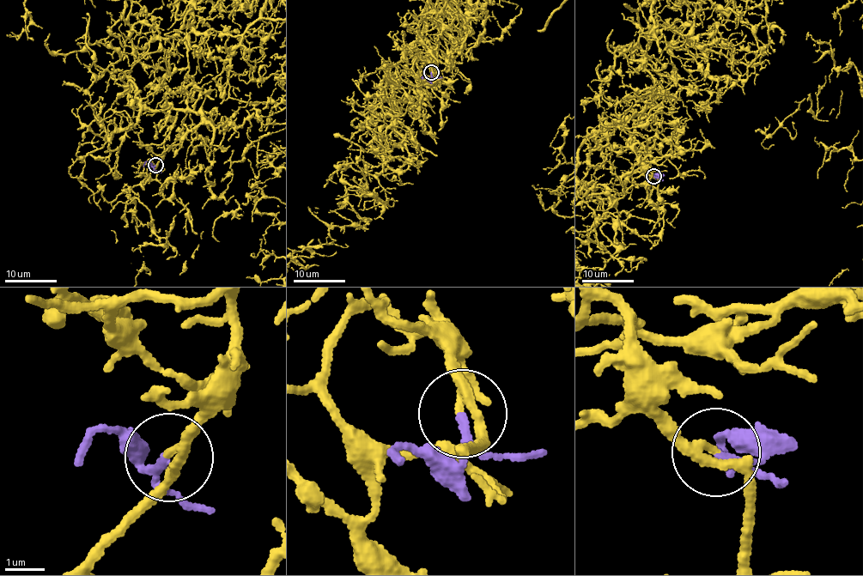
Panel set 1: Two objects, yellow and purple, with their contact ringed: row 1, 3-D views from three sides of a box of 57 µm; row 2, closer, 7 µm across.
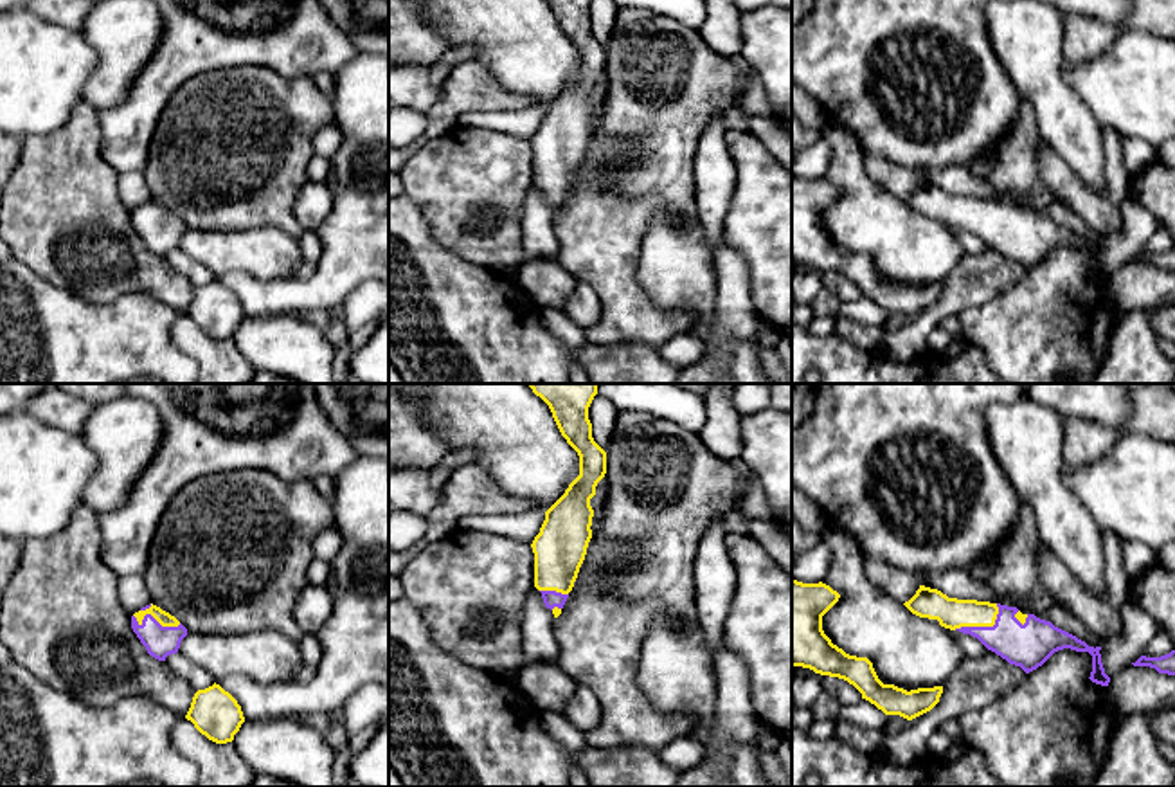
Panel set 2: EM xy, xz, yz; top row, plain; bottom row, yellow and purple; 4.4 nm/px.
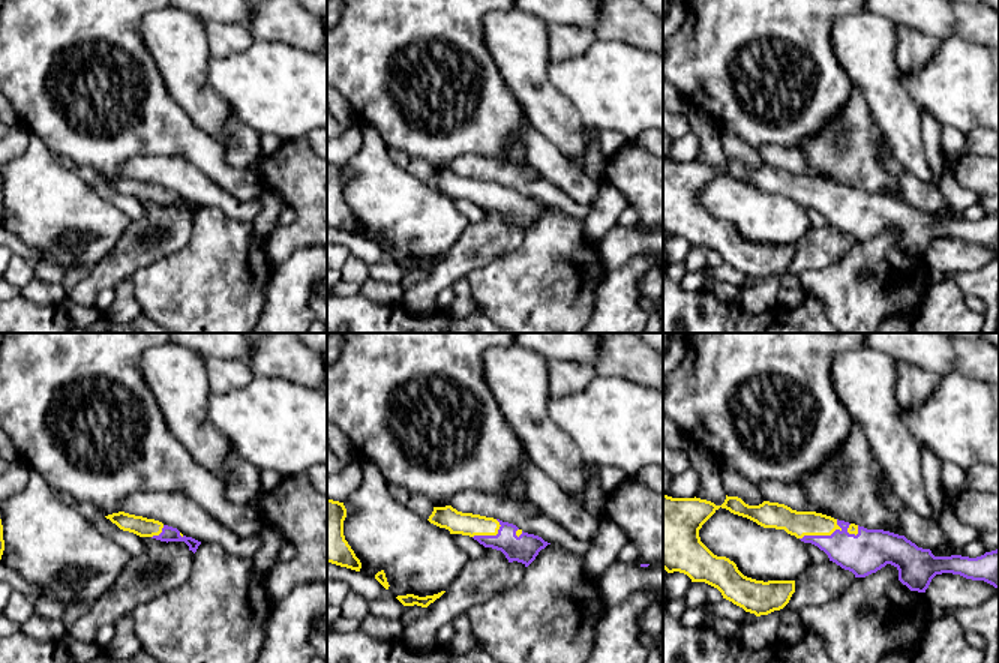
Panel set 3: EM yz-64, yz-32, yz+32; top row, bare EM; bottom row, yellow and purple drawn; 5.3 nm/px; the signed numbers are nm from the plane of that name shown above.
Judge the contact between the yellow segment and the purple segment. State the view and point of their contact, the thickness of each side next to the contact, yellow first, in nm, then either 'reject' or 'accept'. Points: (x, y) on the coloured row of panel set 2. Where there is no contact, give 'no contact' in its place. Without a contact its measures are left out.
meets yellow in xy at (157, 620); 70 nm thick on the yellow side, 140 nm on the other; accept

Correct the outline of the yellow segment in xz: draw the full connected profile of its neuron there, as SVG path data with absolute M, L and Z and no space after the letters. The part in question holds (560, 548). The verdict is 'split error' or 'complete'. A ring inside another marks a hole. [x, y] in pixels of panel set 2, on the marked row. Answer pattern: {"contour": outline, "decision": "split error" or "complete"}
{"contour": "M529 384L551 409L552 418L579 456L579 475L545 511L545 520L531 547L534 553L534 587L554 618L574 587L592 538L594 510L590 499L606 474L606 452L592 438L588 407L599 384Z", "decision": "split error"}

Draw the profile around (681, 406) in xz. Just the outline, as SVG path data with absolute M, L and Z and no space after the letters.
M599 384L597 394L619 411L653 414L693 434L698 434L707 420L704 396L677 384Z

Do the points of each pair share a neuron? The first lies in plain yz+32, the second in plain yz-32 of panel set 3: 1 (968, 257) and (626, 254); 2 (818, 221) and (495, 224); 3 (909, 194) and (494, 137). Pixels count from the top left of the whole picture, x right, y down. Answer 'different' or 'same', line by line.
1: same
2: different
3: same

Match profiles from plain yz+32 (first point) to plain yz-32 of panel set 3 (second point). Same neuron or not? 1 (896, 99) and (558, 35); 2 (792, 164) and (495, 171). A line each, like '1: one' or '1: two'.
1: two
2: one

